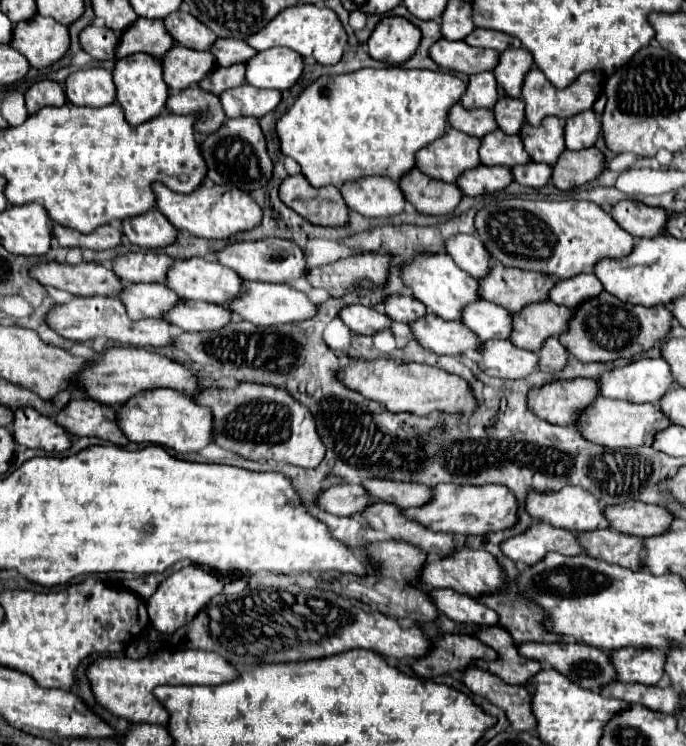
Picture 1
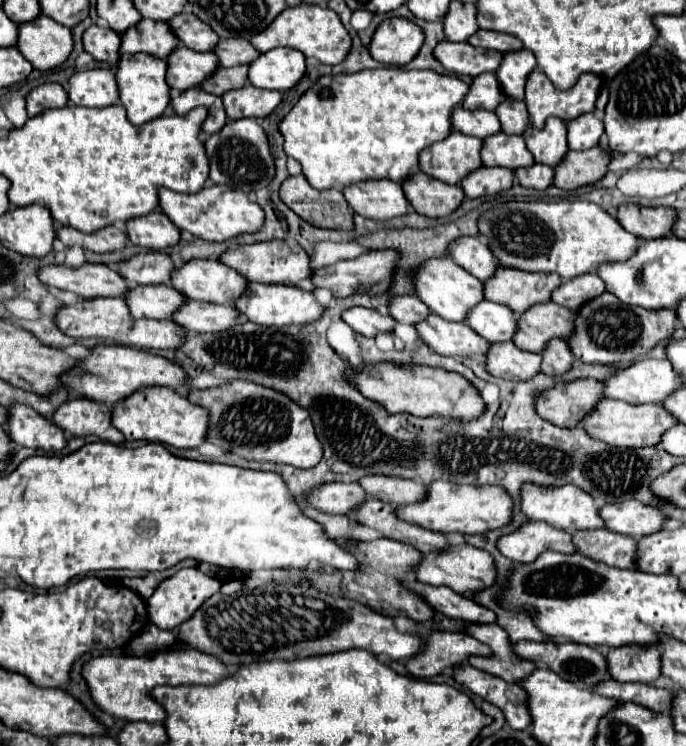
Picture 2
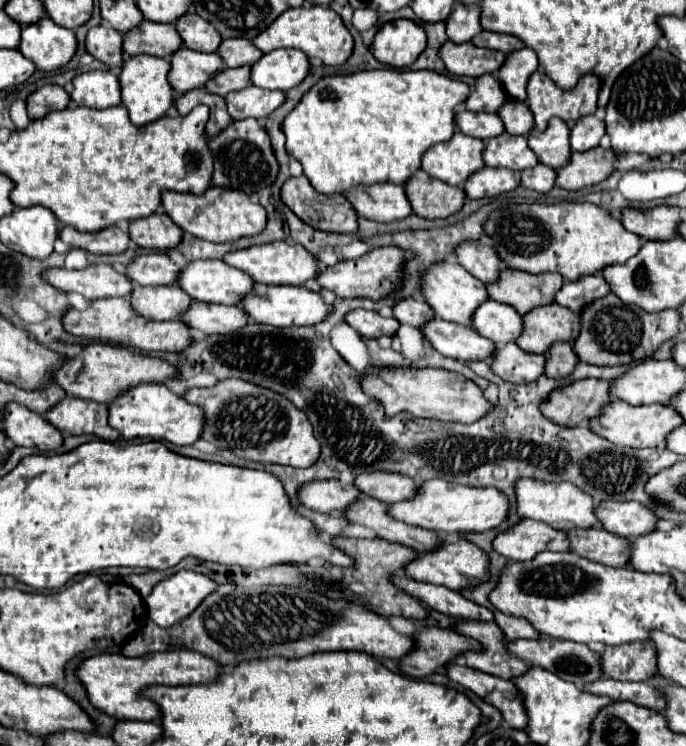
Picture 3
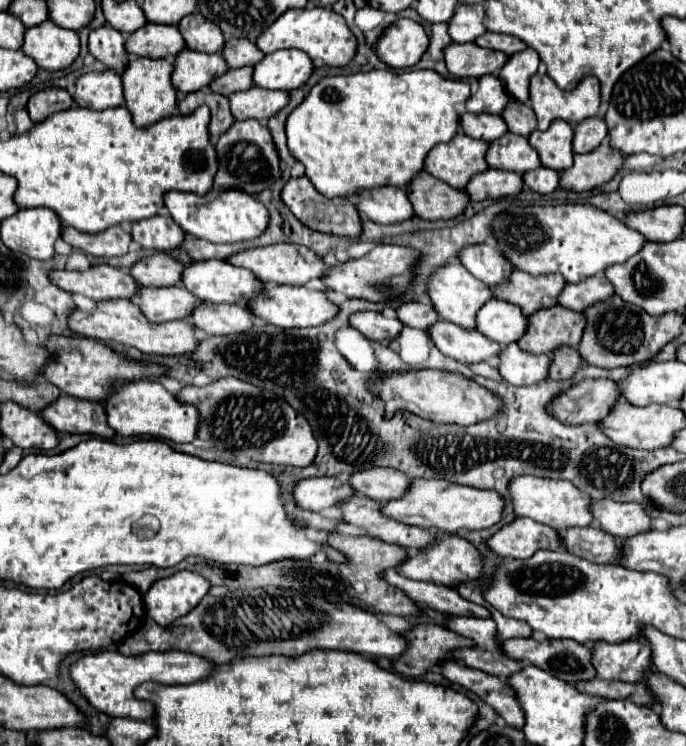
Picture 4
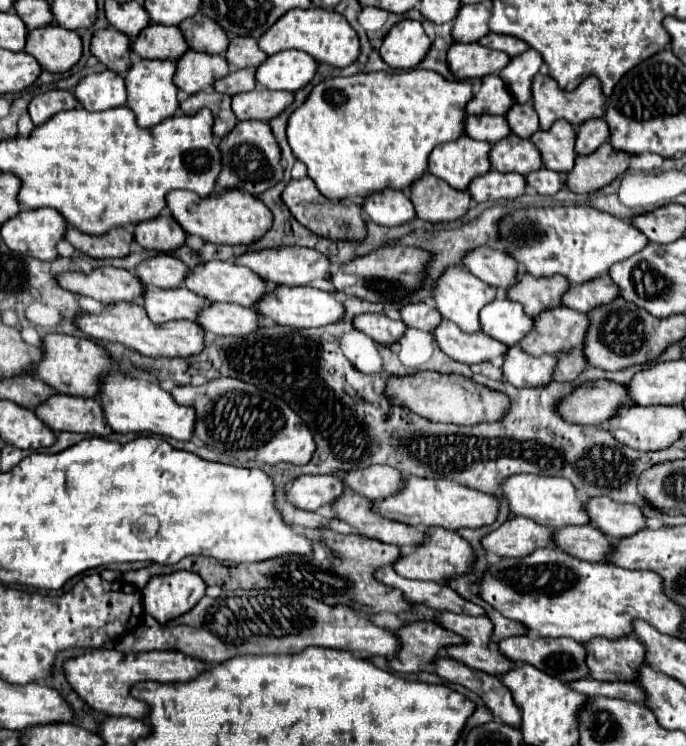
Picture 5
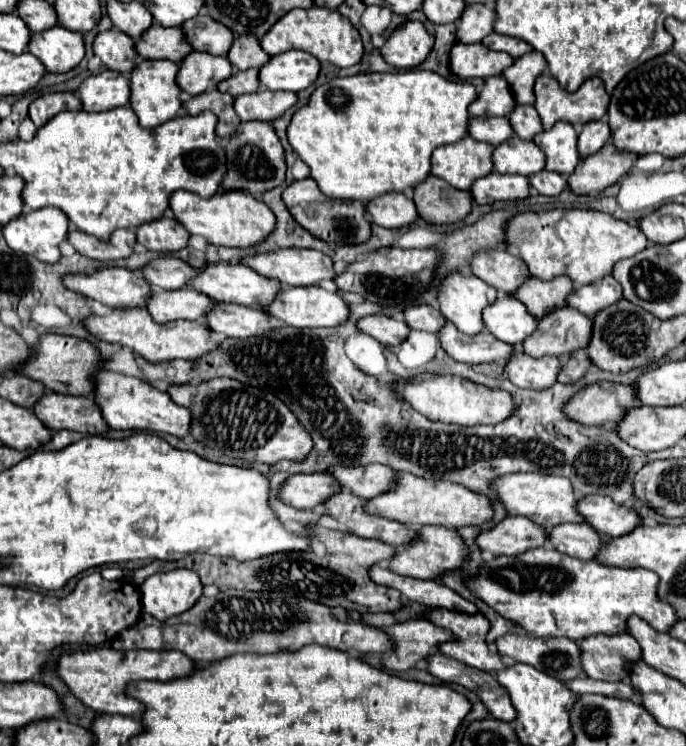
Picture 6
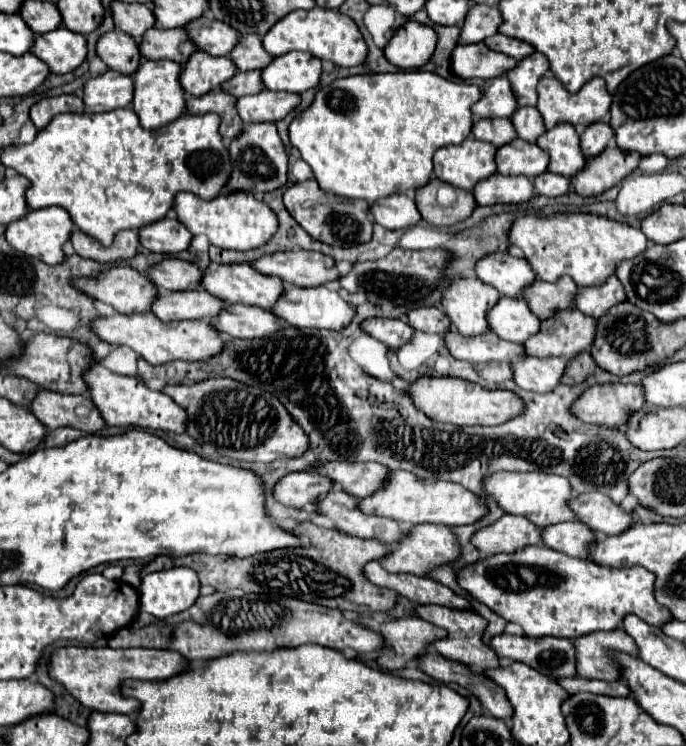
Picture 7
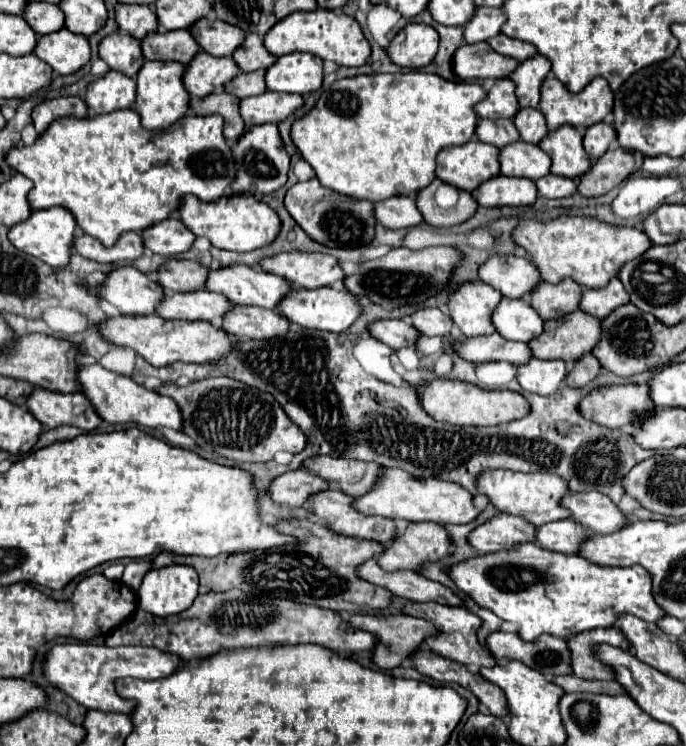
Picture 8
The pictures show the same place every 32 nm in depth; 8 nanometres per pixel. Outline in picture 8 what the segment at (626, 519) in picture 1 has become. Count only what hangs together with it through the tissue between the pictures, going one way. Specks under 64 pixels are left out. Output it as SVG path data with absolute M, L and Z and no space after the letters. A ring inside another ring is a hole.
M602 492L566 494L562 506L568 508L570 518L588 528L590 534L610 534L626 524L626 516Z

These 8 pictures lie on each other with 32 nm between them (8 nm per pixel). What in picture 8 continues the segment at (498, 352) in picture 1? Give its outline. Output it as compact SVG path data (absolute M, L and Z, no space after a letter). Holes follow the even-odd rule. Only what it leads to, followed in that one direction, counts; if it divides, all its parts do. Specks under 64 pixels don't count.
M538 360L518 366L518 382L524 390L536 394L554 394L564 386L568 370L558 360Z

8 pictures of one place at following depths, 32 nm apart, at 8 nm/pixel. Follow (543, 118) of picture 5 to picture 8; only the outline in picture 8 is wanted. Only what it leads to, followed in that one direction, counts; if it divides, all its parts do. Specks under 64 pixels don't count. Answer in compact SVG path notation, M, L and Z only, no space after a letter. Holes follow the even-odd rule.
M546 76L546 80L542 82L540 94L542 94L540 110L546 116L546 122L548 122L548 130L550 132L558 130L564 124L570 124L574 128L580 126L580 128L586 130L586 128L602 122L604 116L608 112L612 112L612 106L614 106L614 94L612 94L612 90L610 90L610 86L608 86L608 82L604 78L594 78L582 92L574 94L556 76L550 76L550 78Z

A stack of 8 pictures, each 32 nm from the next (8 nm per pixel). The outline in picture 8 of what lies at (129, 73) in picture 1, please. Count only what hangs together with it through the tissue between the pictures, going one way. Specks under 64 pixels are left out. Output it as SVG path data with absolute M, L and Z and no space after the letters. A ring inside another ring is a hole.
M144 62L142 70L136 76L138 98L134 110L142 118L142 126L146 130L166 130L186 116L190 108L190 94L184 88L184 72L186 66L180 62Z

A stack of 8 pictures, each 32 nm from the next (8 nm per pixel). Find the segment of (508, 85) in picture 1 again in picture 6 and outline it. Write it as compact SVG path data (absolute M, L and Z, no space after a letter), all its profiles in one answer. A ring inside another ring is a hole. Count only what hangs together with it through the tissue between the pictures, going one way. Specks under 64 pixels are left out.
M532 50L530 54L518 58L514 62L514 66L510 66L510 70L504 72L504 78L510 82L510 90L516 98L518 104L534 104L536 96L534 96L534 84L536 78L546 70L546 58Z

